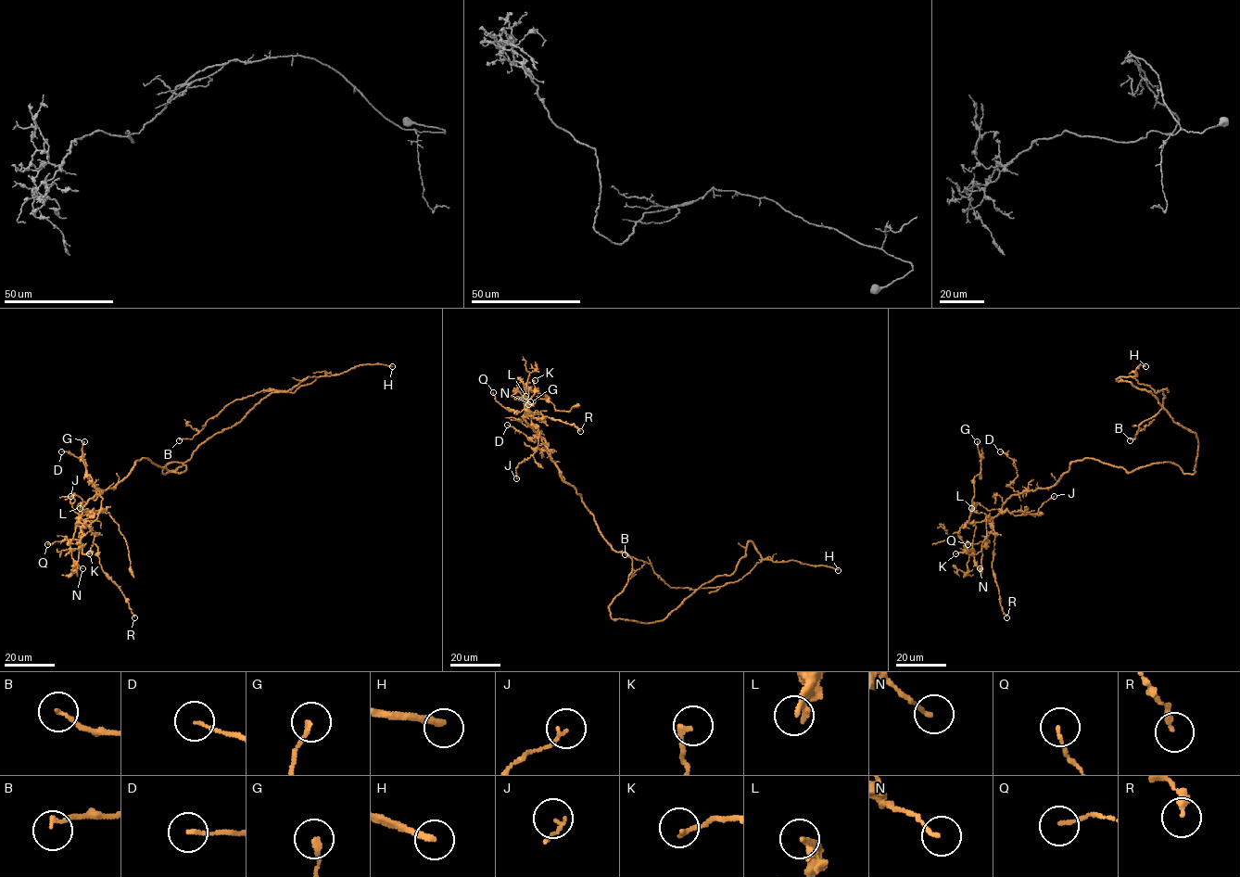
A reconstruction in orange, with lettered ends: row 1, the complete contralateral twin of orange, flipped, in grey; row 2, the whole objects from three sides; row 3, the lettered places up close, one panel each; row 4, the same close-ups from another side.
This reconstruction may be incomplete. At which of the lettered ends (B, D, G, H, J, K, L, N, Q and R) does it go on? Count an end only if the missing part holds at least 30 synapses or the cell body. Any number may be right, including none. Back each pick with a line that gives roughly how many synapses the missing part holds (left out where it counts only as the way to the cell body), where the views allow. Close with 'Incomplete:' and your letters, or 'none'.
Incomplete: H

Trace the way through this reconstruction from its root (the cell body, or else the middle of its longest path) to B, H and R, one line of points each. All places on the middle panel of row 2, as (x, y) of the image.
B: (609, 609), (659, 622), (730, 575), (750, 541), (762, 560), (737, 581), (692, 590), (625, 554)
H: (609, 609), (613, 618), (659, 622), (702, 584), (730, 575), (750, 541), (764, 559), (838, 570)
R: (609, 609), (627, 582), (632, 560), (605, 539), (525, 417), (549, 417), (580, 431)

